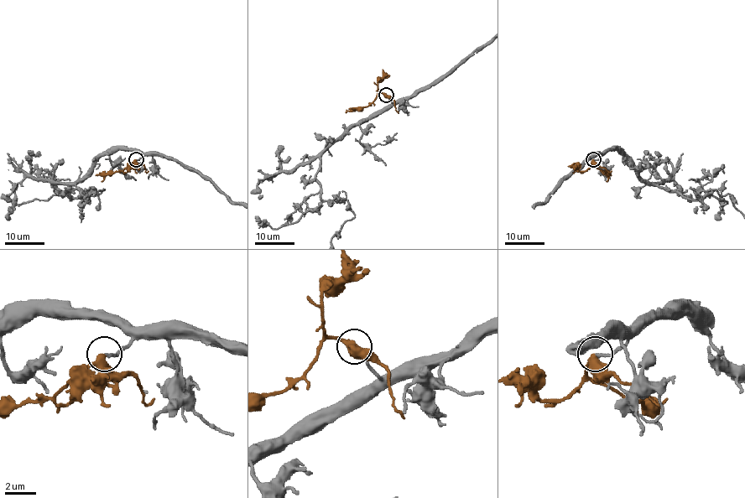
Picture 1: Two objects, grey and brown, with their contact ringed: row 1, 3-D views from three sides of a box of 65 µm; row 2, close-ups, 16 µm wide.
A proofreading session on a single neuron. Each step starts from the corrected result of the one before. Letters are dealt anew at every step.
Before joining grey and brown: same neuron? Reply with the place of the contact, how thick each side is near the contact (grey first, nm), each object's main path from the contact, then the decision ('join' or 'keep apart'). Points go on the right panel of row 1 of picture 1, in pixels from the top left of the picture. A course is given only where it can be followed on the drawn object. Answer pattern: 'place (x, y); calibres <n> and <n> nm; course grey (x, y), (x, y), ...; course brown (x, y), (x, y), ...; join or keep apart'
place (593, 159); calibres 180 and 400 nm; course brown (593, 159), (591, 164), (611, 175); join

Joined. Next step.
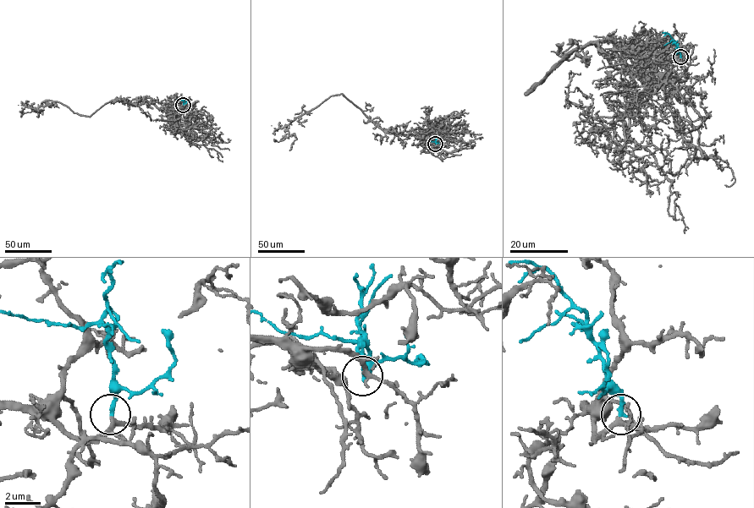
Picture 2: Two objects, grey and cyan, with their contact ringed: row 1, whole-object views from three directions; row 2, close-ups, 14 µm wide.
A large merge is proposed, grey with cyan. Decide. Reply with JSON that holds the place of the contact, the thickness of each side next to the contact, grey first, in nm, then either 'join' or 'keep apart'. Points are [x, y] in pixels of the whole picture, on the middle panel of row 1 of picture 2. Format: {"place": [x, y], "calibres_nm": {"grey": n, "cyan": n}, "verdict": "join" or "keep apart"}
{"place": [435, 144], "calibres_nm": {"grey": 240, "cyan": 240}, "verdict": "join"}

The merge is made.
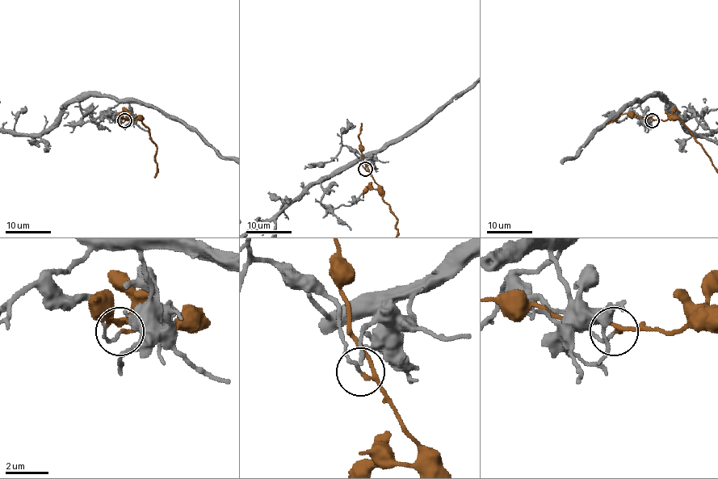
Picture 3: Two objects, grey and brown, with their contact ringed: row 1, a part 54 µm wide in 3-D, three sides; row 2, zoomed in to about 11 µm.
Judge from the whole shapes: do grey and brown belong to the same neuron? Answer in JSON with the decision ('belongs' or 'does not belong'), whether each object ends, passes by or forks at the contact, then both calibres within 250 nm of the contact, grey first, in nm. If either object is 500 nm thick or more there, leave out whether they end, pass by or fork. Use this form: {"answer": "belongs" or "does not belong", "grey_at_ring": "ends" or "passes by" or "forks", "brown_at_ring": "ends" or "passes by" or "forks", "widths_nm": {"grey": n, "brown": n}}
{"answer": "does not belong", "grey_at_ring": "ends", "brown_at_ring": "passes by", "widths_nm": {"grey": 150, "brown": 160}}

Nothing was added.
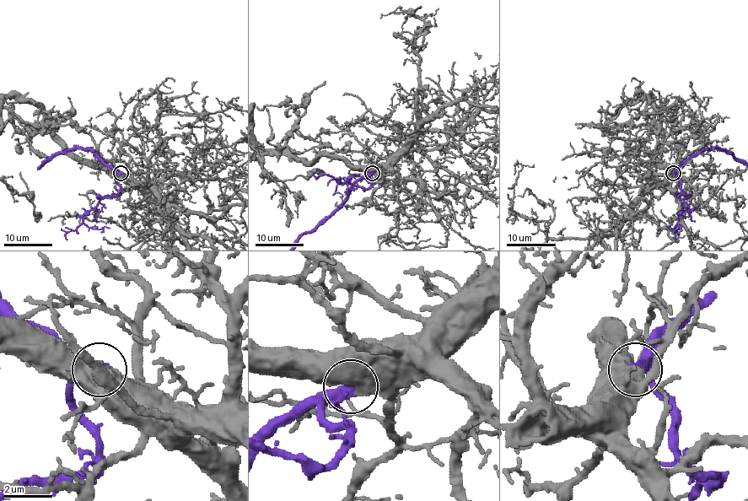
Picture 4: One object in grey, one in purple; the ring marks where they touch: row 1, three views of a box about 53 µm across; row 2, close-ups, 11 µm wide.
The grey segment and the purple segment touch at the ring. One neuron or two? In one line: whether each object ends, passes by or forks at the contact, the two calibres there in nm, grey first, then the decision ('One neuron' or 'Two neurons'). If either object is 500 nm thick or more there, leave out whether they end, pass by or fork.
Thickness 850 nm (grey) against 500 nm. One neuron

